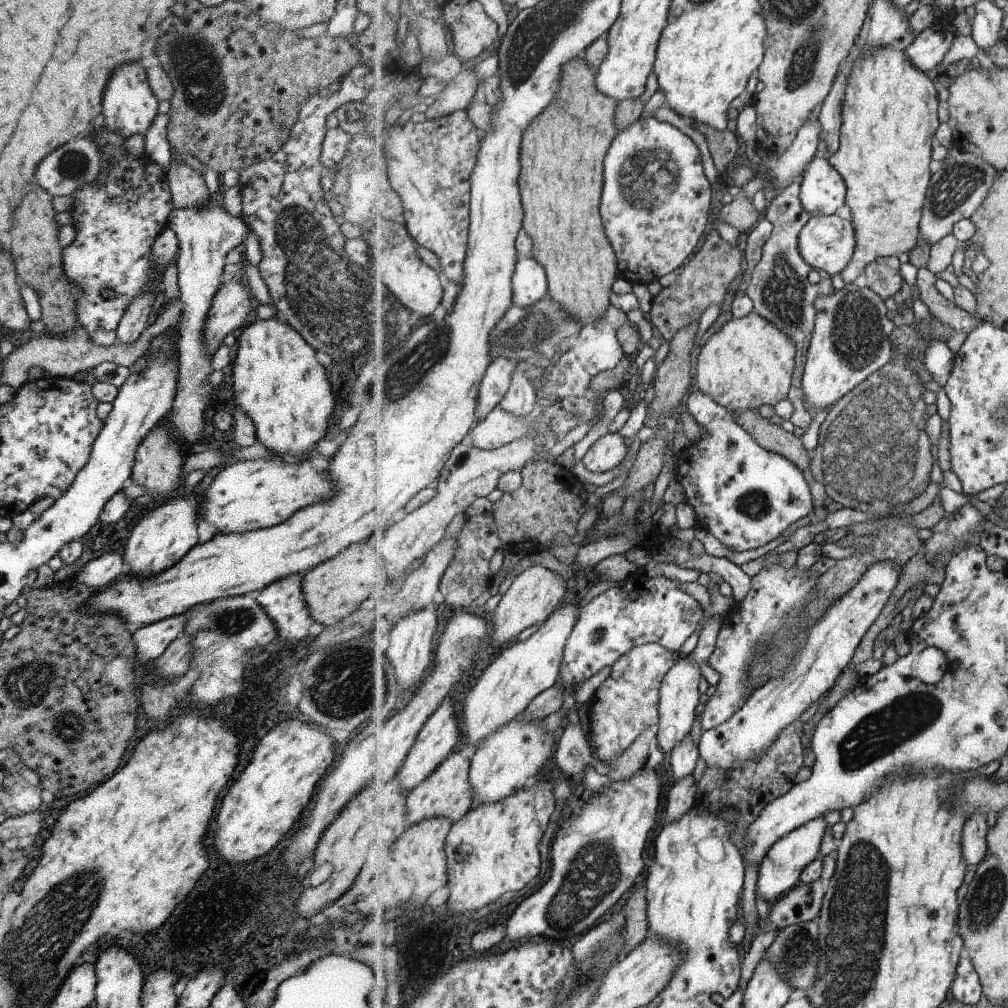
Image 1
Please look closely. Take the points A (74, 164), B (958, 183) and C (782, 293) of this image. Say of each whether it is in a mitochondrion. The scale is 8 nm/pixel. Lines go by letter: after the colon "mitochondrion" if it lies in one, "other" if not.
A: mitochondrion
B: mitochondrion
C: mitochondrion

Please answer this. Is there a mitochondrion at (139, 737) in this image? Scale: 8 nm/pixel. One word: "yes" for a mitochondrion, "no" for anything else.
no

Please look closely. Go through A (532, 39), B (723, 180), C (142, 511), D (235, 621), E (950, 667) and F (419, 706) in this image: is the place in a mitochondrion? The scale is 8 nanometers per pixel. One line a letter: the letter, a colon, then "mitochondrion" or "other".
A: mitochondrion
B: other
C: other
D: mitochondrion
E: other
F: other

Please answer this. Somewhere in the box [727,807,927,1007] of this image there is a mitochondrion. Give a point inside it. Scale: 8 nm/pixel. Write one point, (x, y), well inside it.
(797, 953)

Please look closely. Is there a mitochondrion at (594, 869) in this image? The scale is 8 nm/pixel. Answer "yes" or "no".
yes

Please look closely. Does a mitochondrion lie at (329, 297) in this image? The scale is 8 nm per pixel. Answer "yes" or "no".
yes

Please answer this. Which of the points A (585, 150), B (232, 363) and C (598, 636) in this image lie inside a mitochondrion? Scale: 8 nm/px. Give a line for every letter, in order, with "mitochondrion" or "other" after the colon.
A: other
B: other
C: mitochondrion

